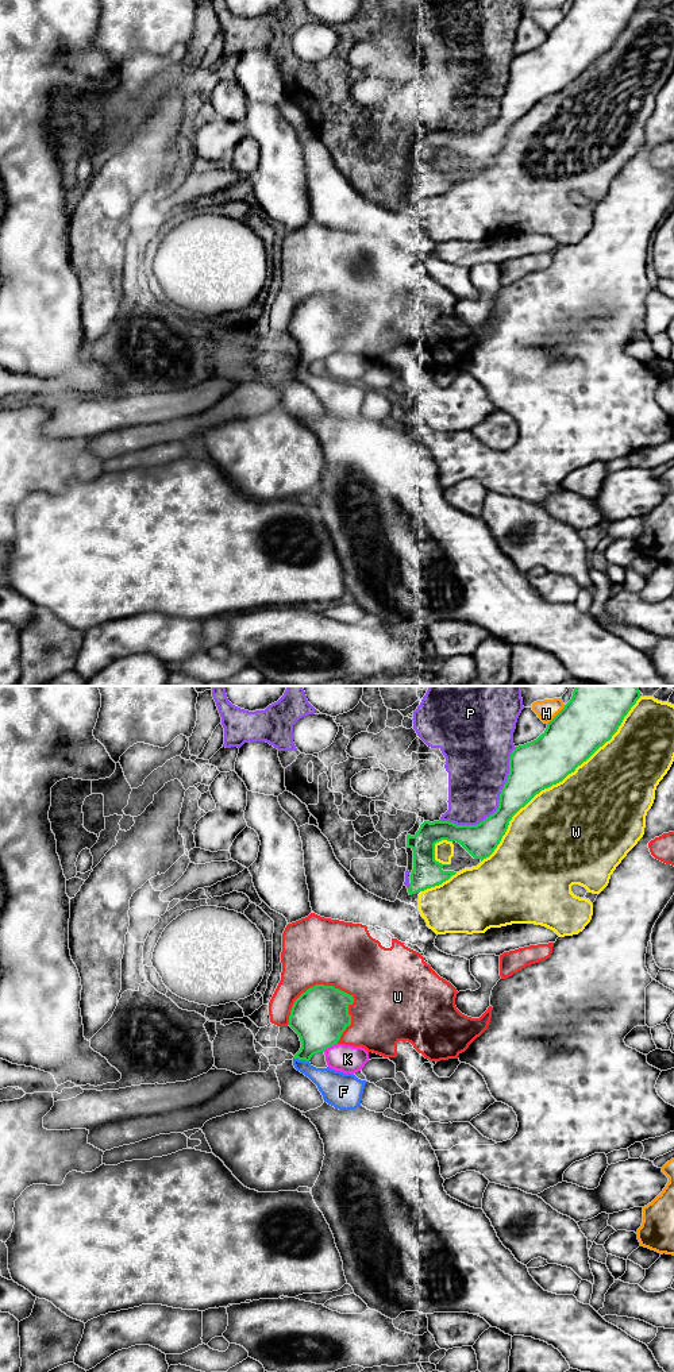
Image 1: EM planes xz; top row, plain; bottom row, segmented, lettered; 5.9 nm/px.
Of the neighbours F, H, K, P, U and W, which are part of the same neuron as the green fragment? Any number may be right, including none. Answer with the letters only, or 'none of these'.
F

